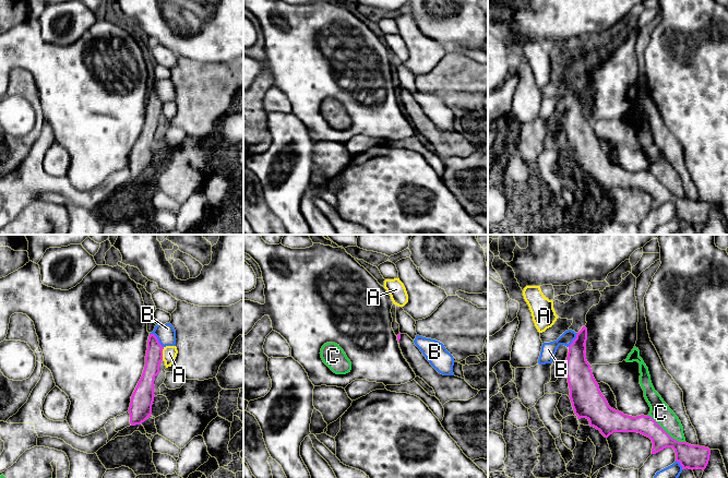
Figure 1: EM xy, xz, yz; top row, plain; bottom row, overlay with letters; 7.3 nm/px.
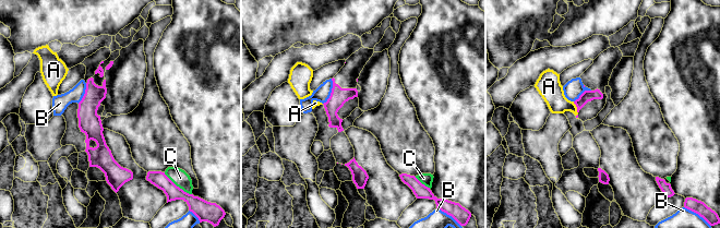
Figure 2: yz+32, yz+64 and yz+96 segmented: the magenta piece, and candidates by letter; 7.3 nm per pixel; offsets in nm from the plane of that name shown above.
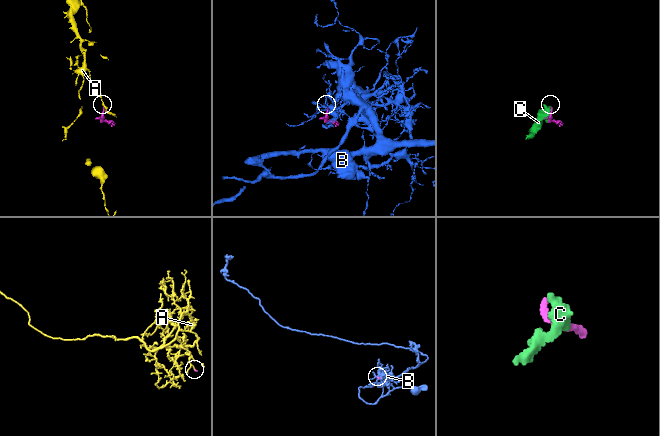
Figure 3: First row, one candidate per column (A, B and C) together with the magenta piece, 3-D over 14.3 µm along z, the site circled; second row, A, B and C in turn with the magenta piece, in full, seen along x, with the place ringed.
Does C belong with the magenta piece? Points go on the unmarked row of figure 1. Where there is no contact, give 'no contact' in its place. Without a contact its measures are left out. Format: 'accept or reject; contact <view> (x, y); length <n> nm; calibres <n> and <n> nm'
reject; contact yz (666, 188); length 340 nm; calibres 180 and 150 nm

